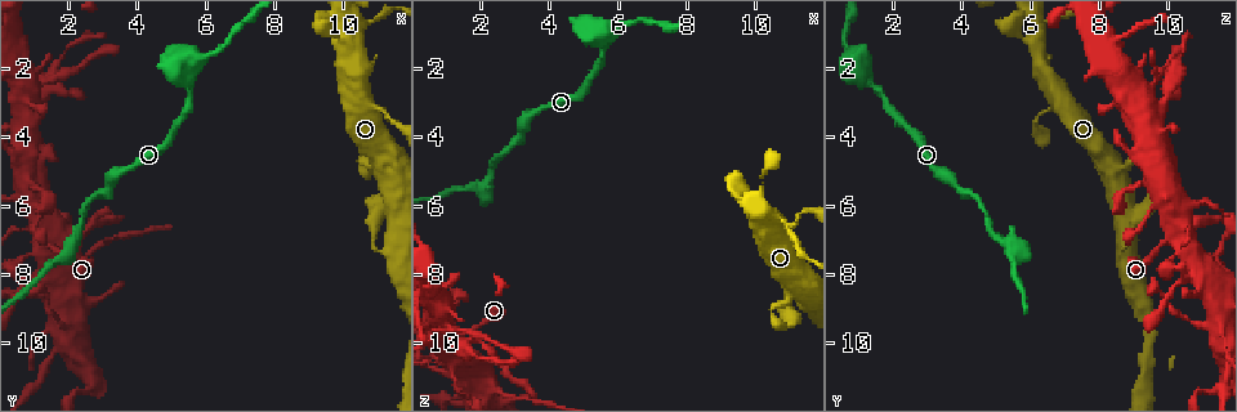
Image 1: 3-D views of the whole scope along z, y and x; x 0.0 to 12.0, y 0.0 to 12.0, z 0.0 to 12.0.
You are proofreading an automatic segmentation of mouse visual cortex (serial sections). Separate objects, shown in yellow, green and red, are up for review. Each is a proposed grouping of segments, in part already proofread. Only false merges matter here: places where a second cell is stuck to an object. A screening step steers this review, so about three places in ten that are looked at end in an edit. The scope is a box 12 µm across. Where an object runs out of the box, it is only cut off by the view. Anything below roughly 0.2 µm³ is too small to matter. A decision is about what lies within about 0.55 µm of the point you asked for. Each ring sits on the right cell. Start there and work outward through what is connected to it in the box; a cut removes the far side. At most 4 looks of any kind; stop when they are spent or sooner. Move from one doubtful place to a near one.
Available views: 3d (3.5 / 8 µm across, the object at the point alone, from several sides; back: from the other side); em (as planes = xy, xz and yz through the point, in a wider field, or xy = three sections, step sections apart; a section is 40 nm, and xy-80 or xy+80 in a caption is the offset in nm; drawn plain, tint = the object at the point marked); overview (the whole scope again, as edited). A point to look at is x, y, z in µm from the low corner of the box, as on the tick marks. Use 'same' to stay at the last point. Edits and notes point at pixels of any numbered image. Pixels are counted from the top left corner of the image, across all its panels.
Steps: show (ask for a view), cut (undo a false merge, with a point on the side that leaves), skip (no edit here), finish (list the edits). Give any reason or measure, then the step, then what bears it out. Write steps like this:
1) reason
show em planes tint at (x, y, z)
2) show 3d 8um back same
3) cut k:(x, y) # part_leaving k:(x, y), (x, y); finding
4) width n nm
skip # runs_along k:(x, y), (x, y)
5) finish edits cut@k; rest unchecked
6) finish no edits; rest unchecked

abrupt turn
show 3d 3.5um at (1.3, 6.3, 10.3)

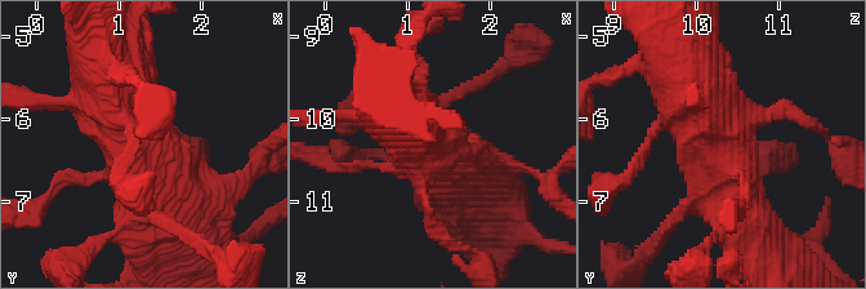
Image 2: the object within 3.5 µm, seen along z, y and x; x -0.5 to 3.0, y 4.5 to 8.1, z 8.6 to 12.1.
skip # runs_along 2:(169, 225), (142, 204), (117, 93); continuous, no second cell

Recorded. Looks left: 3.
show 3d 3.5um back at (5.4, 1.9, 1.1)

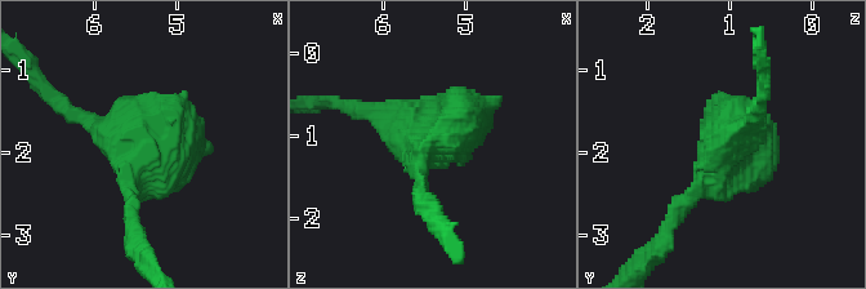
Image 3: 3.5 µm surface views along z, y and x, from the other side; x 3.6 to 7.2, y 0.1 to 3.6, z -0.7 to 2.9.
show em xy step 1 tint at (5.45, 1.90, 1.05)

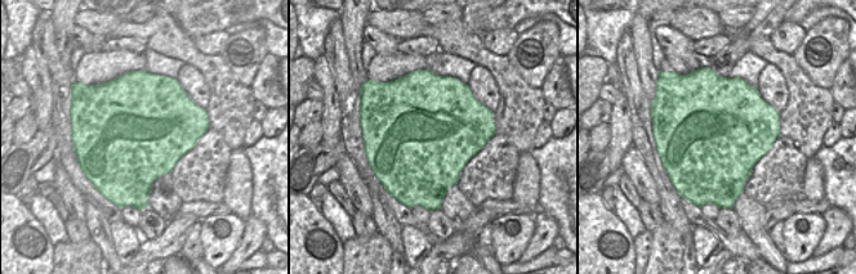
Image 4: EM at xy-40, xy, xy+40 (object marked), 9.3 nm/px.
width 1050 nm
skip # runs_along 3:(675, 216), (754, 112); one cell here

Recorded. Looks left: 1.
finish no edits; rest unchecked

